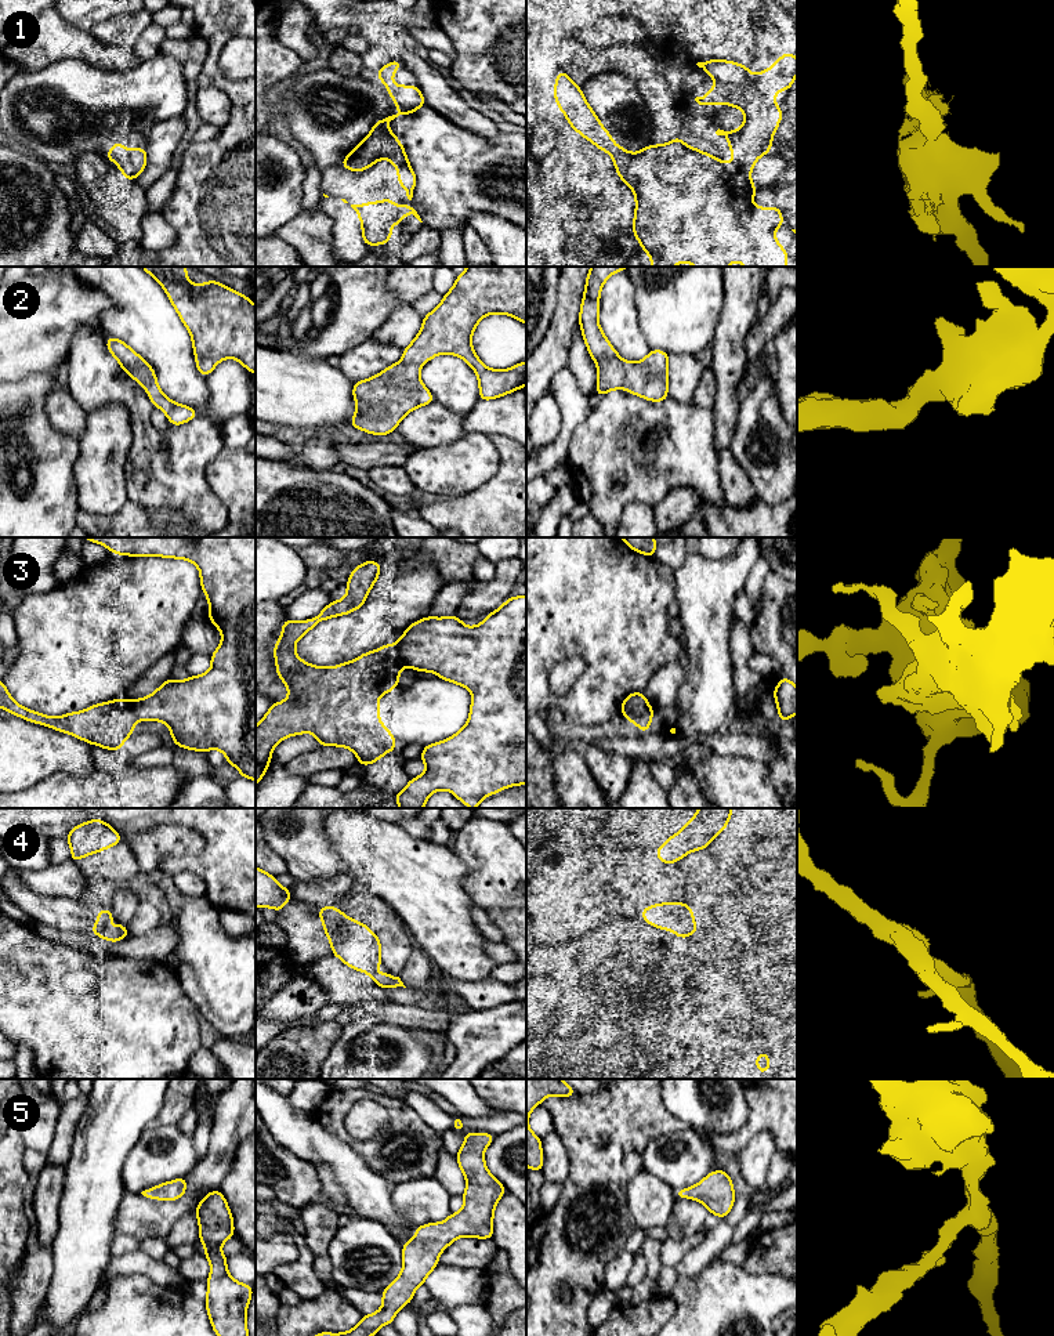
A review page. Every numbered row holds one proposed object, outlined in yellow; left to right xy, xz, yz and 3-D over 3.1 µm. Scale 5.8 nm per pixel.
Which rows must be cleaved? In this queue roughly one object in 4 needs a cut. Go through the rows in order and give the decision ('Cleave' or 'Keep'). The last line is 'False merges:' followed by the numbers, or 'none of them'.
1: Keep
2: Keep
3: Cleave
4: Keep
5: Keep
False merges: 3

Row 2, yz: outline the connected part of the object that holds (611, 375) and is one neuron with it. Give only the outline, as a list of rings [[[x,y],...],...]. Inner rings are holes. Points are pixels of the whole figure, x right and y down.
[[[591,267],[586,279],[579,323],[587,351],[598,368],[595,392],[598,397],[602,397],[611,390],[626,388],[637,397],[652,402],[662,402],[669,398],[669,354],[662,350],[651,350],[651,352],[641,362],[623,361],[611,345],[598,323],[600,293],[604,283],[612,274],[626,271],[627,268],[629,267]]]

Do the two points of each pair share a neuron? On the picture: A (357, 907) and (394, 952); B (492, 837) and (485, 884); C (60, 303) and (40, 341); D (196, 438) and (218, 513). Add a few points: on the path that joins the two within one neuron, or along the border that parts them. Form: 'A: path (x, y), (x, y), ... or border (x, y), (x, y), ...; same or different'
A: path (369, 913), (394, 940); same
B: path (492, 848), (492, 873); same
C: path (50, 312), (40, 326), (40, 332); same
D: path (196, 456), (196, 491), (200, 495); same

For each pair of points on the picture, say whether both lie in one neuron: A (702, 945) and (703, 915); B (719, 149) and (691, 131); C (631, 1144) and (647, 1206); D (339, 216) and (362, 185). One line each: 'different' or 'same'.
A: same
B: same
C: different
D: different

